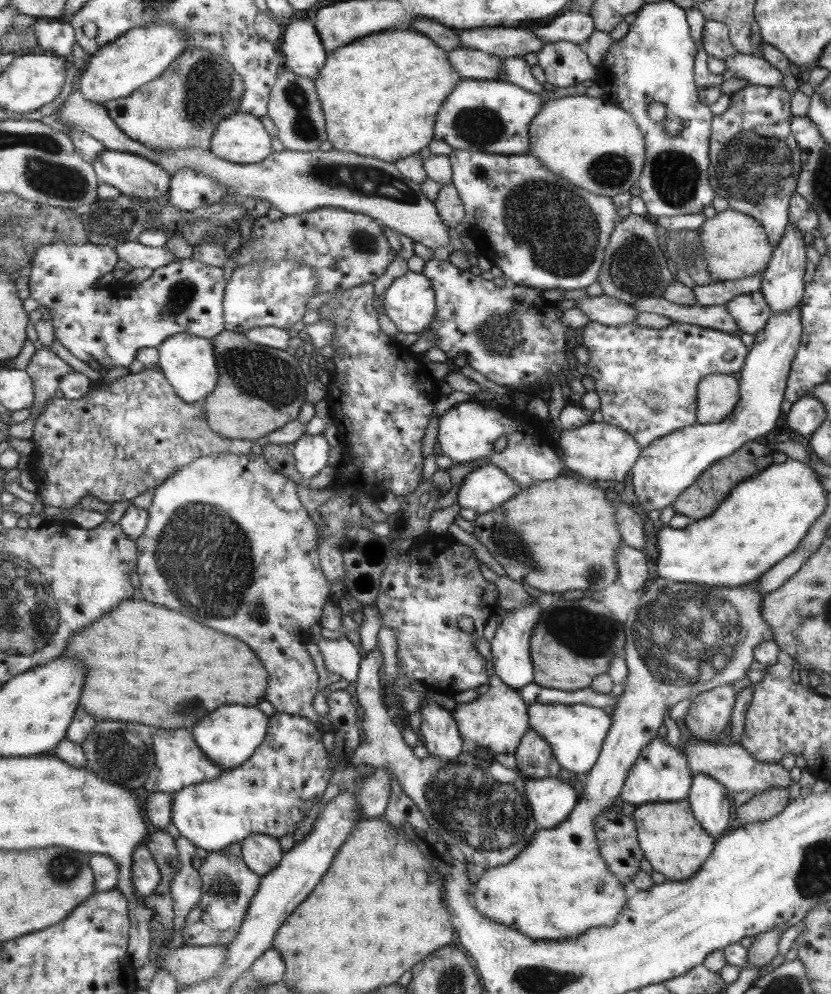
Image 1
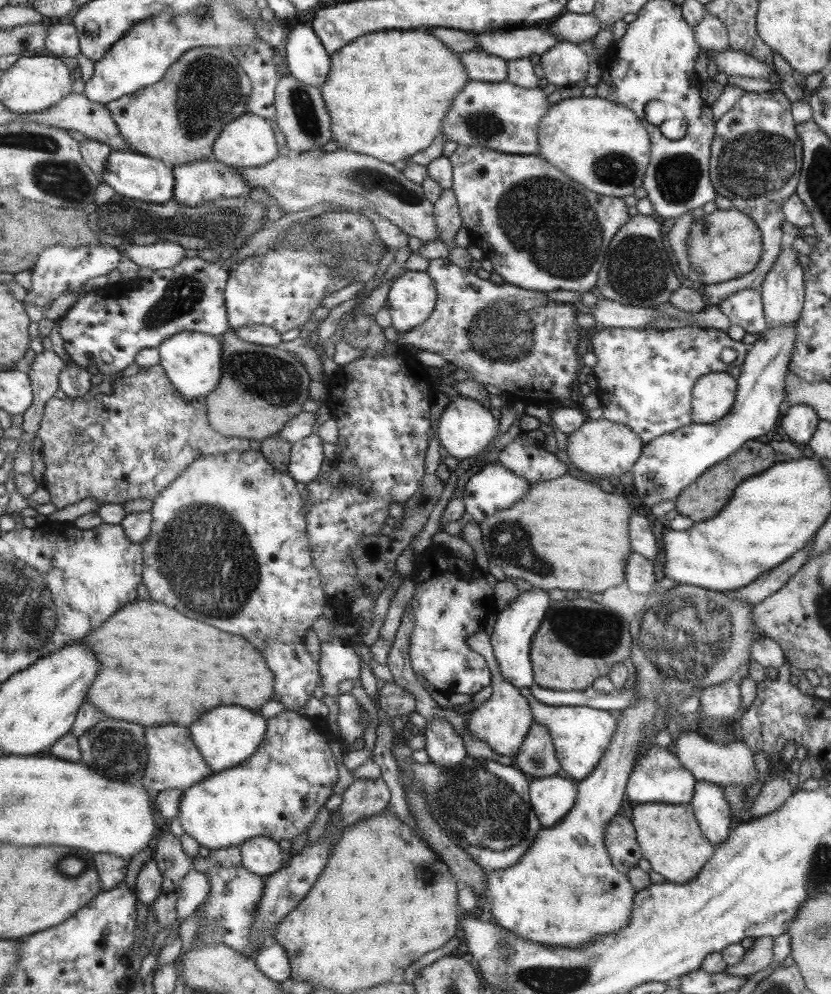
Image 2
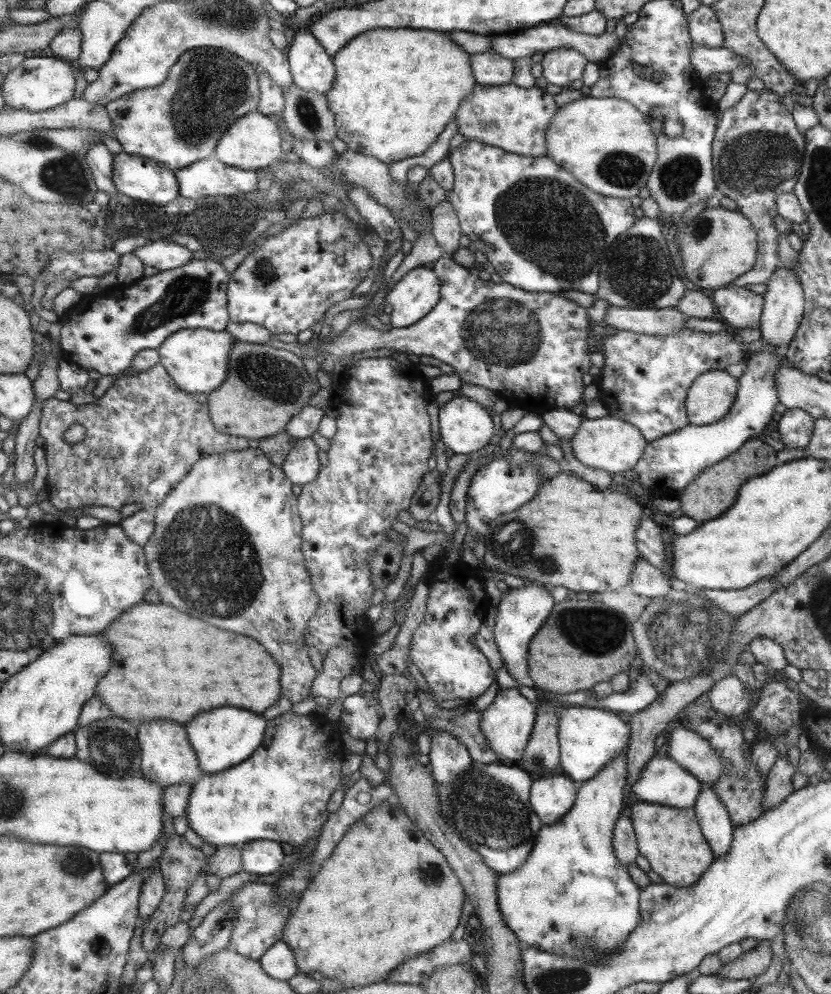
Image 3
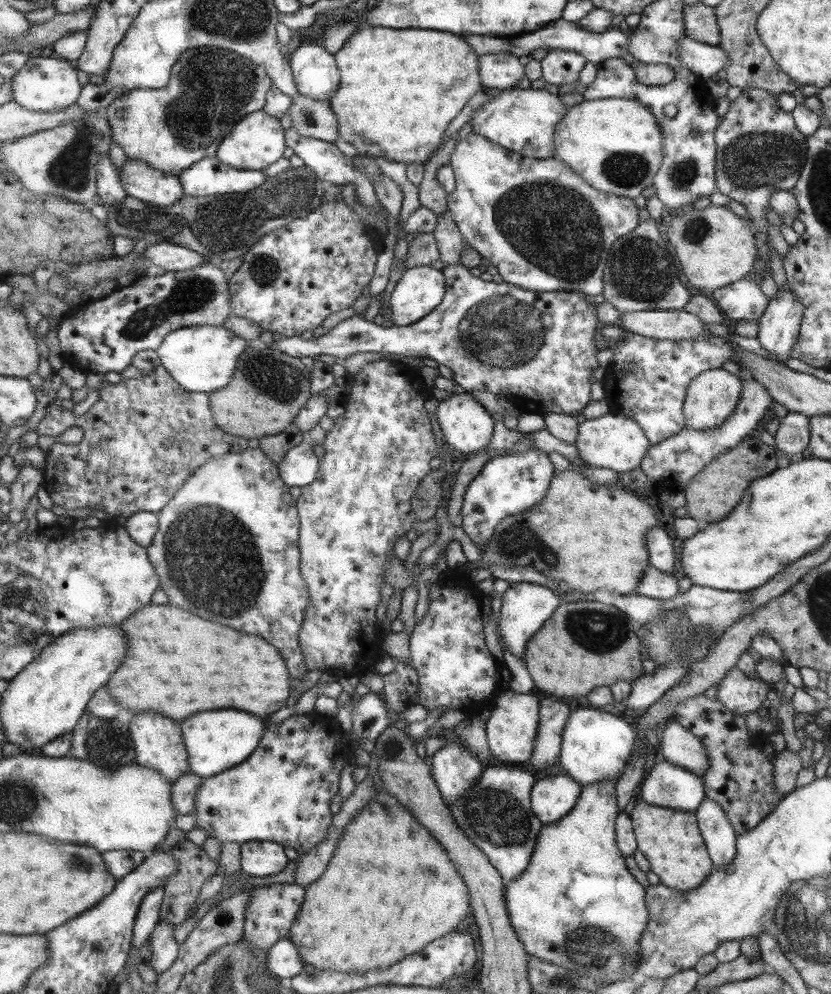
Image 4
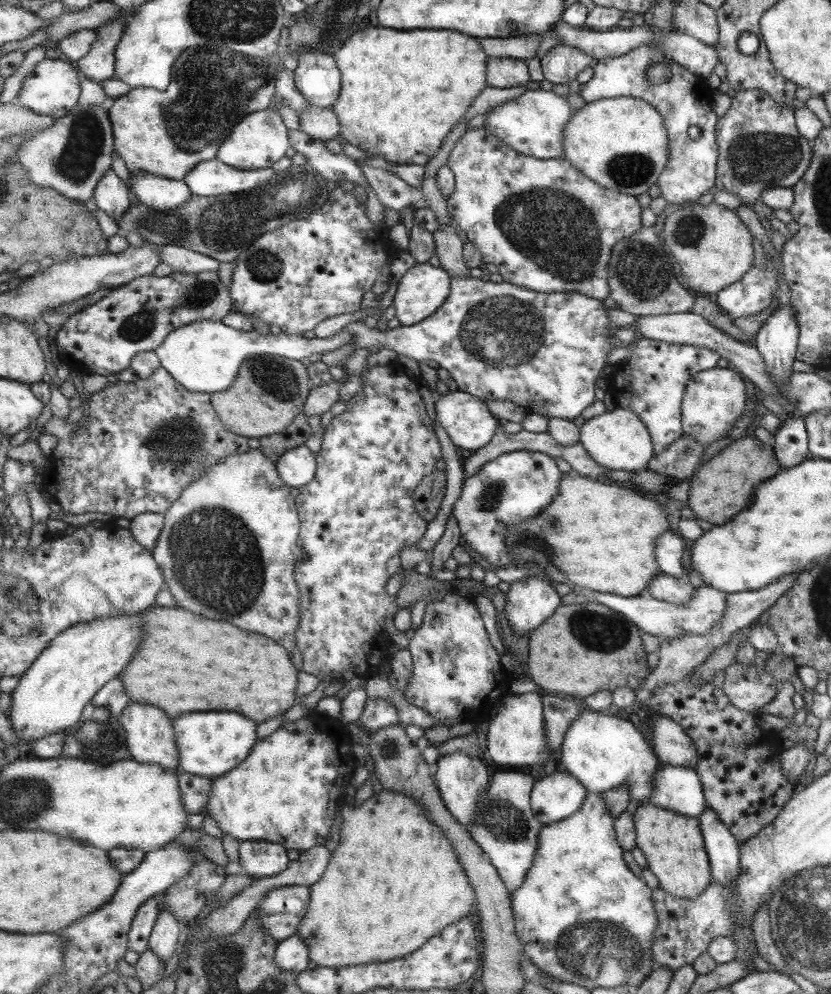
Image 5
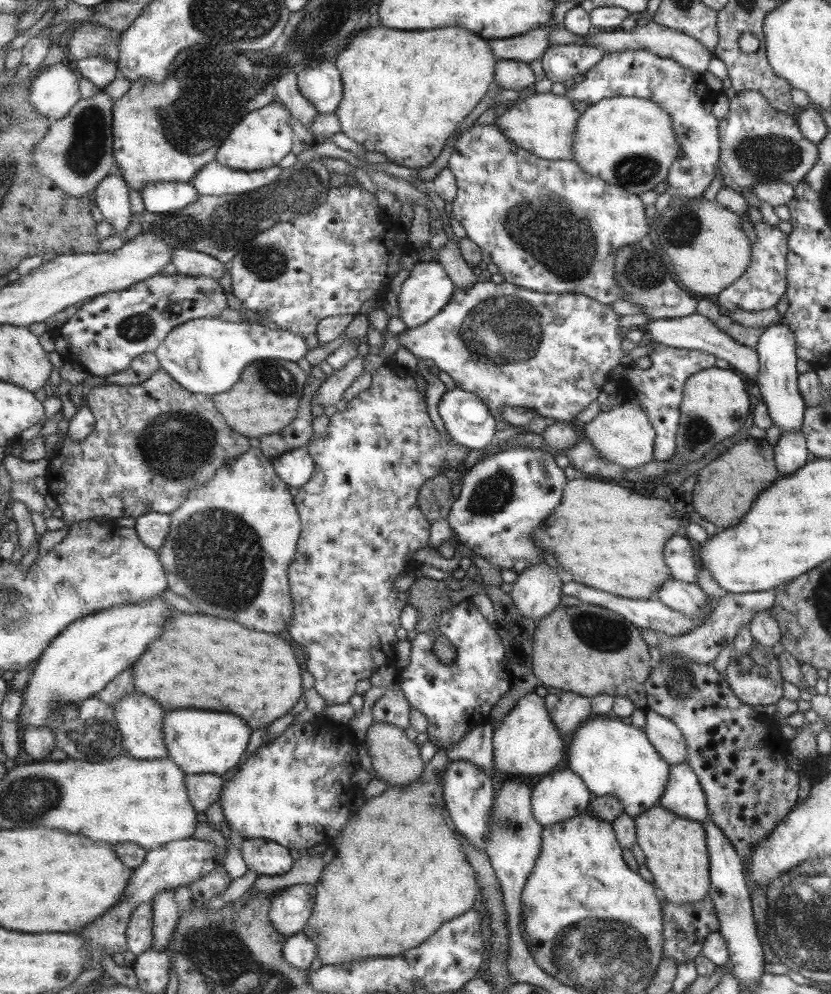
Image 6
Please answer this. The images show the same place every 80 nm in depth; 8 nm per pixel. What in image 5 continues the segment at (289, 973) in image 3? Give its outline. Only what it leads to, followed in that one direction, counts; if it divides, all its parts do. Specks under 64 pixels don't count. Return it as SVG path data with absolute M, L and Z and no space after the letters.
M298 934L280 941L275 957L279 968L287 973L305 972L309 964L307 947Z

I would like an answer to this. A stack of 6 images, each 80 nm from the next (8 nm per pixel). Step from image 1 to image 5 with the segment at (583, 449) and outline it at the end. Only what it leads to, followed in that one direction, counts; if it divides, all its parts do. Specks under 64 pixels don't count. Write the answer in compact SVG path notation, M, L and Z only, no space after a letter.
M615 407L611 412L605 411L600 416L578 423L577 445L586 450L591 460L594 460L599 466L608 468L608 470L632 472L643 469L654 453L651 435L645 429L644 422L641 422L632 410Z

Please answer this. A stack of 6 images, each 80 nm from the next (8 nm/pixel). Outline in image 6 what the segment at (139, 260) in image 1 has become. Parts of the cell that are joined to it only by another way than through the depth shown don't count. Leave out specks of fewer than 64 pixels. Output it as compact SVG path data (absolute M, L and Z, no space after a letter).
M173 249L172 264L179 274L187 276L208 276L219 280L225 274L225 263L214 256L191 249Z

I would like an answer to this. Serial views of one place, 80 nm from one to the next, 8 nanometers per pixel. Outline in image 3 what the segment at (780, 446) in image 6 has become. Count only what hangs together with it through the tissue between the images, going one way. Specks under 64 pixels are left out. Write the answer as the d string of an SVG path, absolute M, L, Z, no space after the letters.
M787 409L779 418L777 432L785 448L805 448L813 433L814 419L801 409Z

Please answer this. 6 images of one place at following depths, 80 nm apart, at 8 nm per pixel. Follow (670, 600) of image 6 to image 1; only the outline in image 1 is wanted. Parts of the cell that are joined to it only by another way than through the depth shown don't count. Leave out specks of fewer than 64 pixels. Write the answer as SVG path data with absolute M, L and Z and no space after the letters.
M621 544L621 548L617 548L617 569L619 574L617 580L627 592L636 591L648 578L642 550L626 544Z

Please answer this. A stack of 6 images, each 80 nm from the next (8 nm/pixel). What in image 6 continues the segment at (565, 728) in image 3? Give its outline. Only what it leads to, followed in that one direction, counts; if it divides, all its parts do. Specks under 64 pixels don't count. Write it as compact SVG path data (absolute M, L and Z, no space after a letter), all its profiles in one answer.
M610 716L583 719L570 740L564 750L567 769L584 781L593 797L617 797L622 812L634 818L657 804L668 779L669 764L653 748L640 725Z

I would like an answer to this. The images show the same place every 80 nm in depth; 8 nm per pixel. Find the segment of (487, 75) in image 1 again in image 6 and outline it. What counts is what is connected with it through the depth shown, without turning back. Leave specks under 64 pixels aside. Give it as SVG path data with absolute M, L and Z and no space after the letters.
M496 60L493 71L492 84L505 90L521 91L535 82L533 72L524 62L510 60Z

